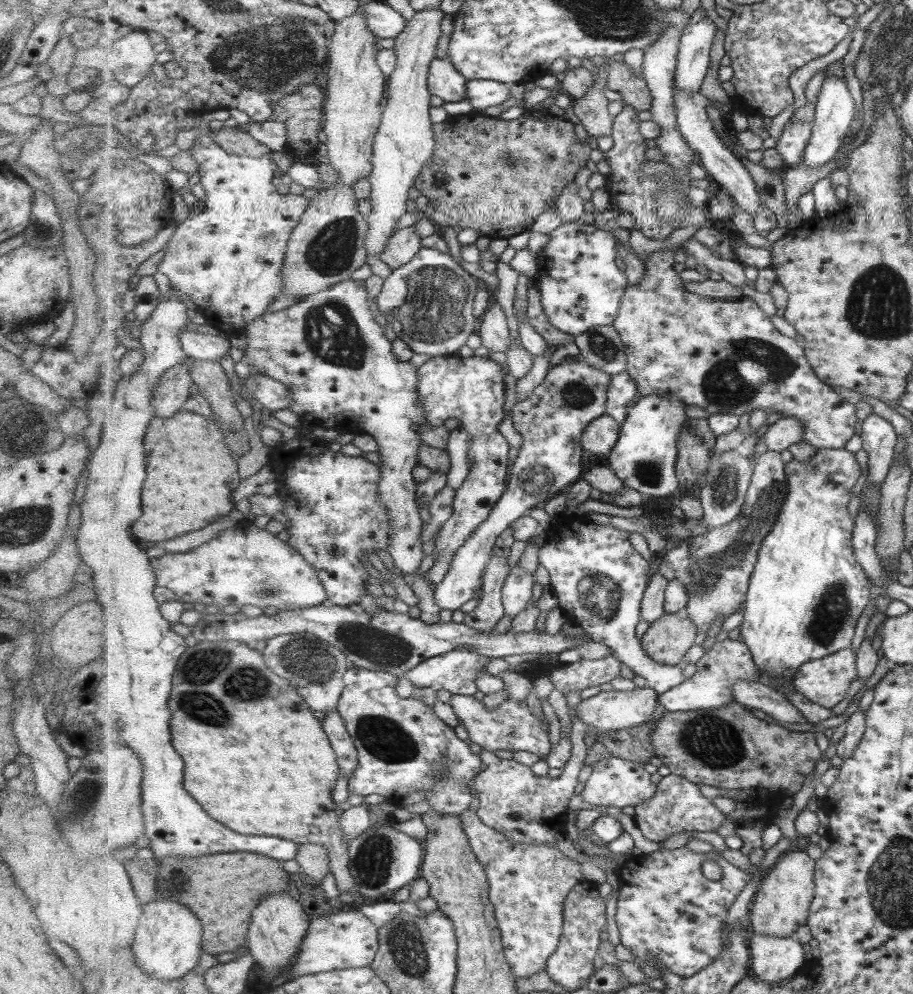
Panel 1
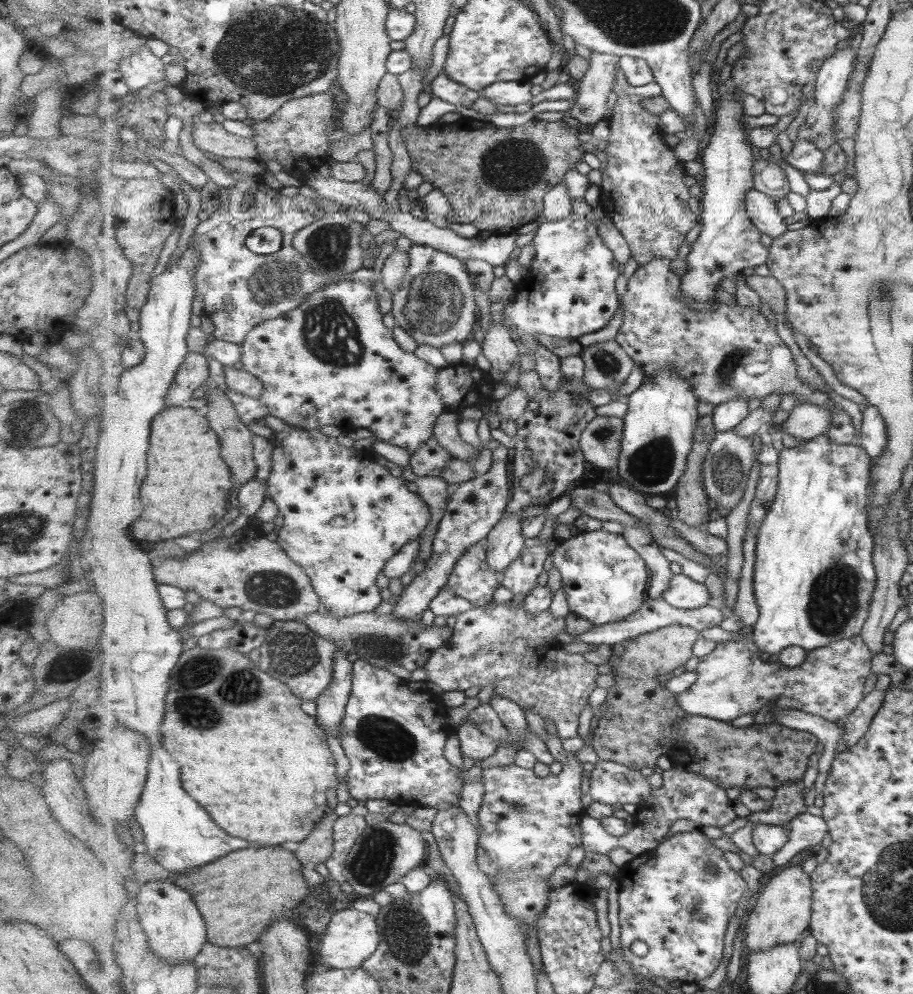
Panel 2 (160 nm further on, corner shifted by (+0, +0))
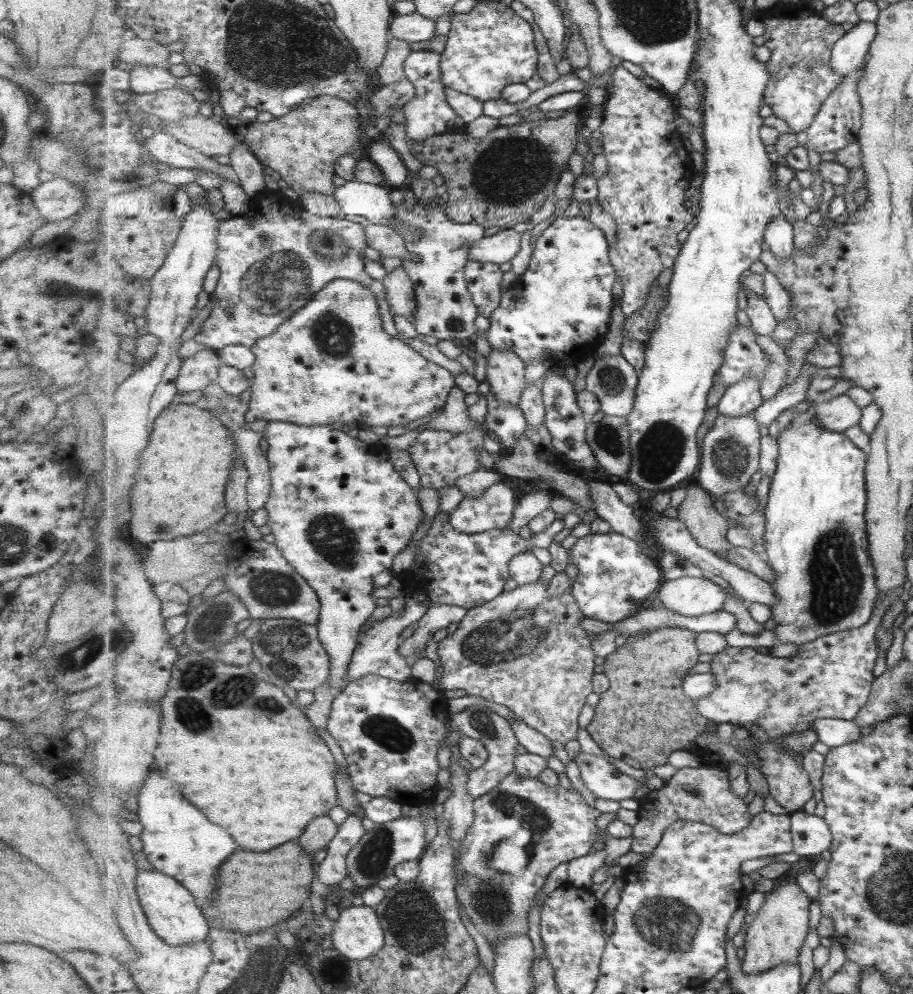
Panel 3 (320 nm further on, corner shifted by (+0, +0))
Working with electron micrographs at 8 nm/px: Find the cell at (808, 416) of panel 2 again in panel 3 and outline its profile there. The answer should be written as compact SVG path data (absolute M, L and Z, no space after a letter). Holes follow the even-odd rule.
M839 395L813 408L812 414L822 427L844 433L860 424L863 408L859 408L847 395Z

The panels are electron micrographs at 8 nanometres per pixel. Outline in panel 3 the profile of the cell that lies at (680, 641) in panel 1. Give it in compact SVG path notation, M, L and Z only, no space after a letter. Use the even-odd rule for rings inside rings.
M659 628L649 632L639 632L627 638L622 647L605 658L602 664L608 676L610 687L600 694L595 706L593 720L587 726L590 736L599 748L614 759L642 770L653 769L658 765L668 764L671 753L675 751L693 750L695 740L718 722L702 715L696 700L683 692L683 682L691 675L691 670L699 664L701 650L697 648L698 633L683 628Z

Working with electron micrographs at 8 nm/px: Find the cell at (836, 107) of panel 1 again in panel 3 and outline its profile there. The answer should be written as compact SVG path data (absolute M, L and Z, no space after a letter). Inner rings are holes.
M859 20L839 42L836 42L831 66L837 76L845 77L864 66L877 35L877 23Z

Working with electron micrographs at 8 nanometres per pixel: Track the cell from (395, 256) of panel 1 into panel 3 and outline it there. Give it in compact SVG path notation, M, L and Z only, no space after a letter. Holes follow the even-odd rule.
M400 265L384 278L387 298L390 300L393 315L404 316L412 321L416 318L418 302L414 282L405 268Z

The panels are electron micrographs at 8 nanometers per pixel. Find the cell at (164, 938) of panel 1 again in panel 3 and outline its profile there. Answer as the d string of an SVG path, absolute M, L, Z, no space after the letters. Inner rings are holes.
M141 869L136 883L140 904L150 920L151 926L155 928L155 932L160 937L163 937L163 940L175 946L207 940L212 928L205 913L201 910L202 906L199 906L197 899L186 885L157 869Z

